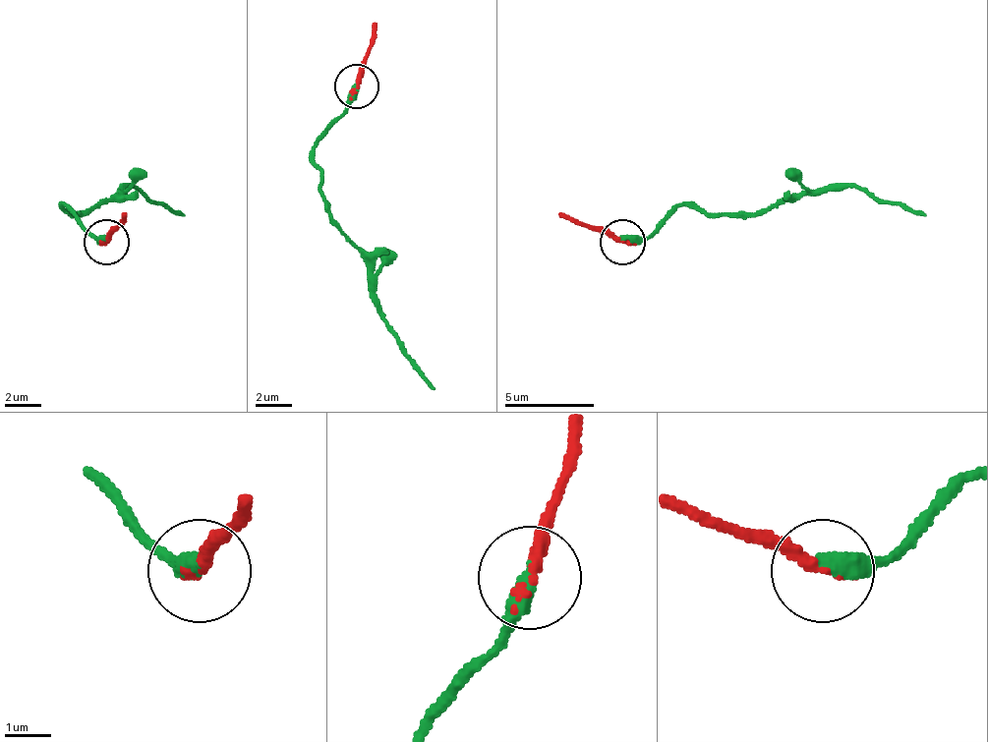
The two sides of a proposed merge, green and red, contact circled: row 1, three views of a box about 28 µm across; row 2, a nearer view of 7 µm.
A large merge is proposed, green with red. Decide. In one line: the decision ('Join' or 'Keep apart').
Join

